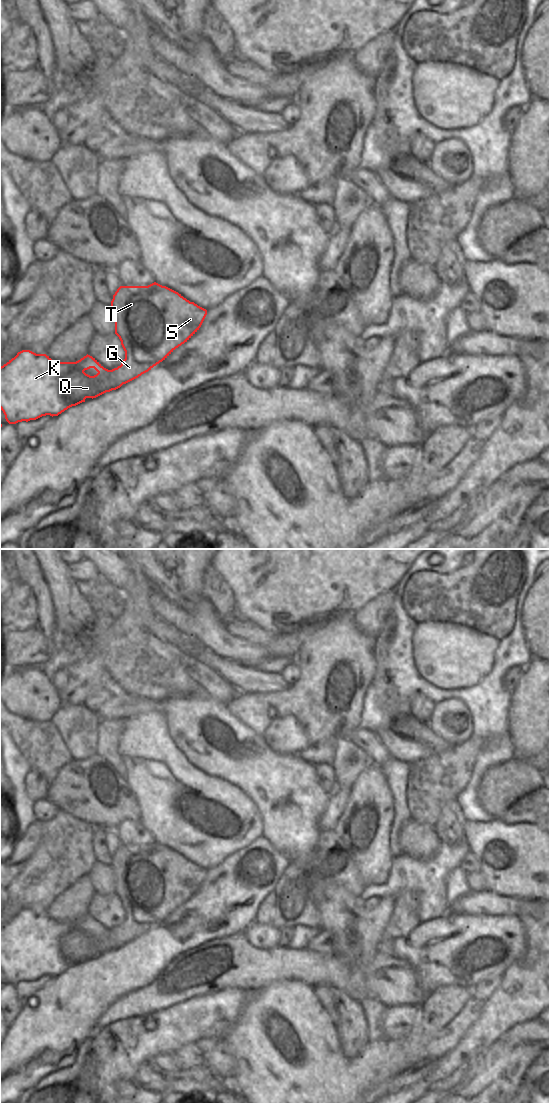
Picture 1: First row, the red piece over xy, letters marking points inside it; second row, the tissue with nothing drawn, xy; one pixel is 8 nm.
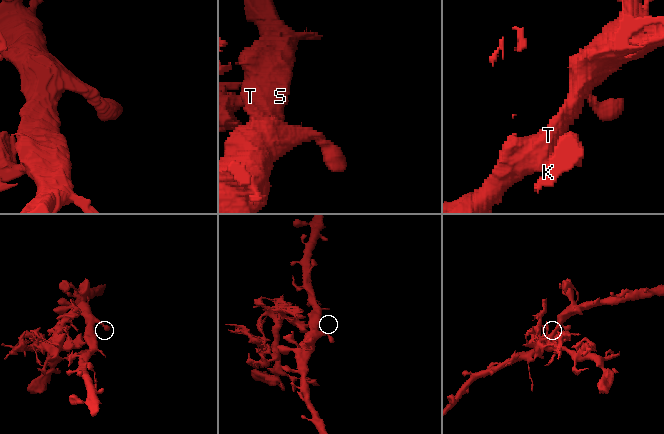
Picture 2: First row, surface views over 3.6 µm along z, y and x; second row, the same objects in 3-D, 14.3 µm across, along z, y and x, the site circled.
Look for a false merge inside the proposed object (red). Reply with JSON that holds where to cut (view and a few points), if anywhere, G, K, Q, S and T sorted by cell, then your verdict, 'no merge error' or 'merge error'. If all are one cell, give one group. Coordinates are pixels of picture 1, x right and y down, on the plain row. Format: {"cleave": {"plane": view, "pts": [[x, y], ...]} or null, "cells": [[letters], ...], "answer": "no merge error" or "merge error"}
{"cleave": {"plane": "xy", "pts": [[117, 927], [123, 943]]}, "cells": [["G", "S", "T"], ["K", "Q"]], "answer": "merge error"}

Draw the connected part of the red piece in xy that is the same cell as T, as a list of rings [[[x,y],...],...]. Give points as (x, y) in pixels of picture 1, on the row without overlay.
[[[156,842],[148,846],[120,846],[113,855],[111,869],[115,877],[115,894],[125,911],[125,919],[118,926],[123,944],[148,932],[187,902],[207,875],[206,869]]]

